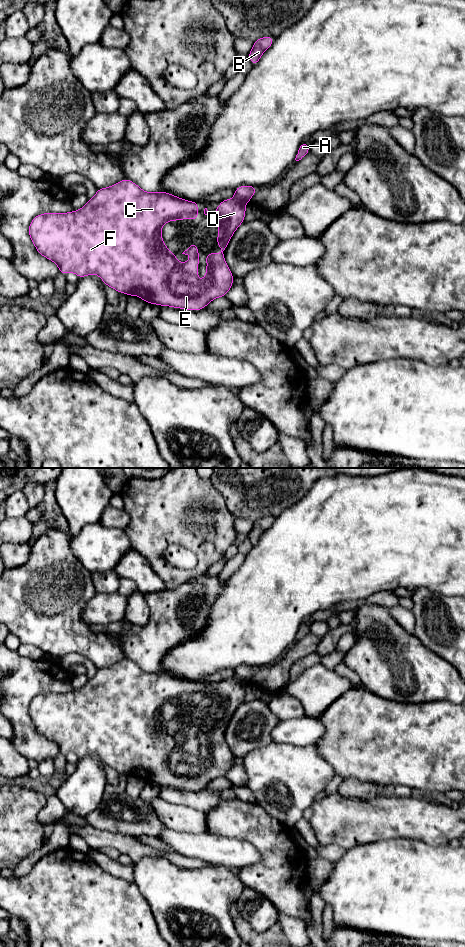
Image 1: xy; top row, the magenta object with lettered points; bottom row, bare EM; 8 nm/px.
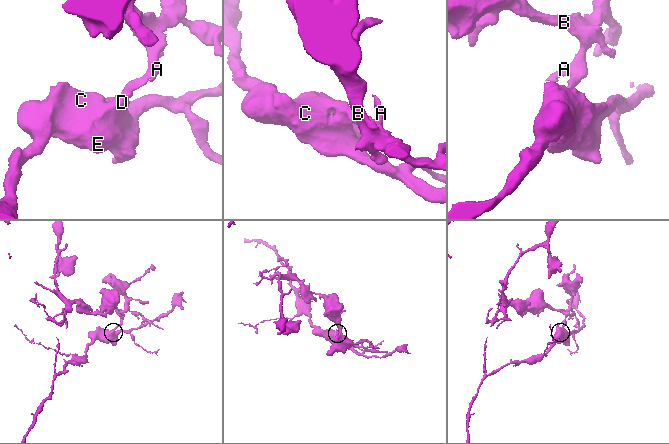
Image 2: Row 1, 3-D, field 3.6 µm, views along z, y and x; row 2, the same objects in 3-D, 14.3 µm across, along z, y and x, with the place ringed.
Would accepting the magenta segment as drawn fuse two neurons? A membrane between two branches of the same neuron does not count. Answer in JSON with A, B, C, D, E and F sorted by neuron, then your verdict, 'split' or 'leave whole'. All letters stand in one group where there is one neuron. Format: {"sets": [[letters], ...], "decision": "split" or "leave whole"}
{"sets": [["A", "B"], ["C", "D", "E", "F"]], "decision": "split"}

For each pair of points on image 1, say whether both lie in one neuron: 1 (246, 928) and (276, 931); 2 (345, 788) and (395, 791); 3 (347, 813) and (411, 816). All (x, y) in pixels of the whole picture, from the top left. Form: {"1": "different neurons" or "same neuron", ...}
{"1": "same neuron", "2": "same neuron", "3": "same neuron"}

